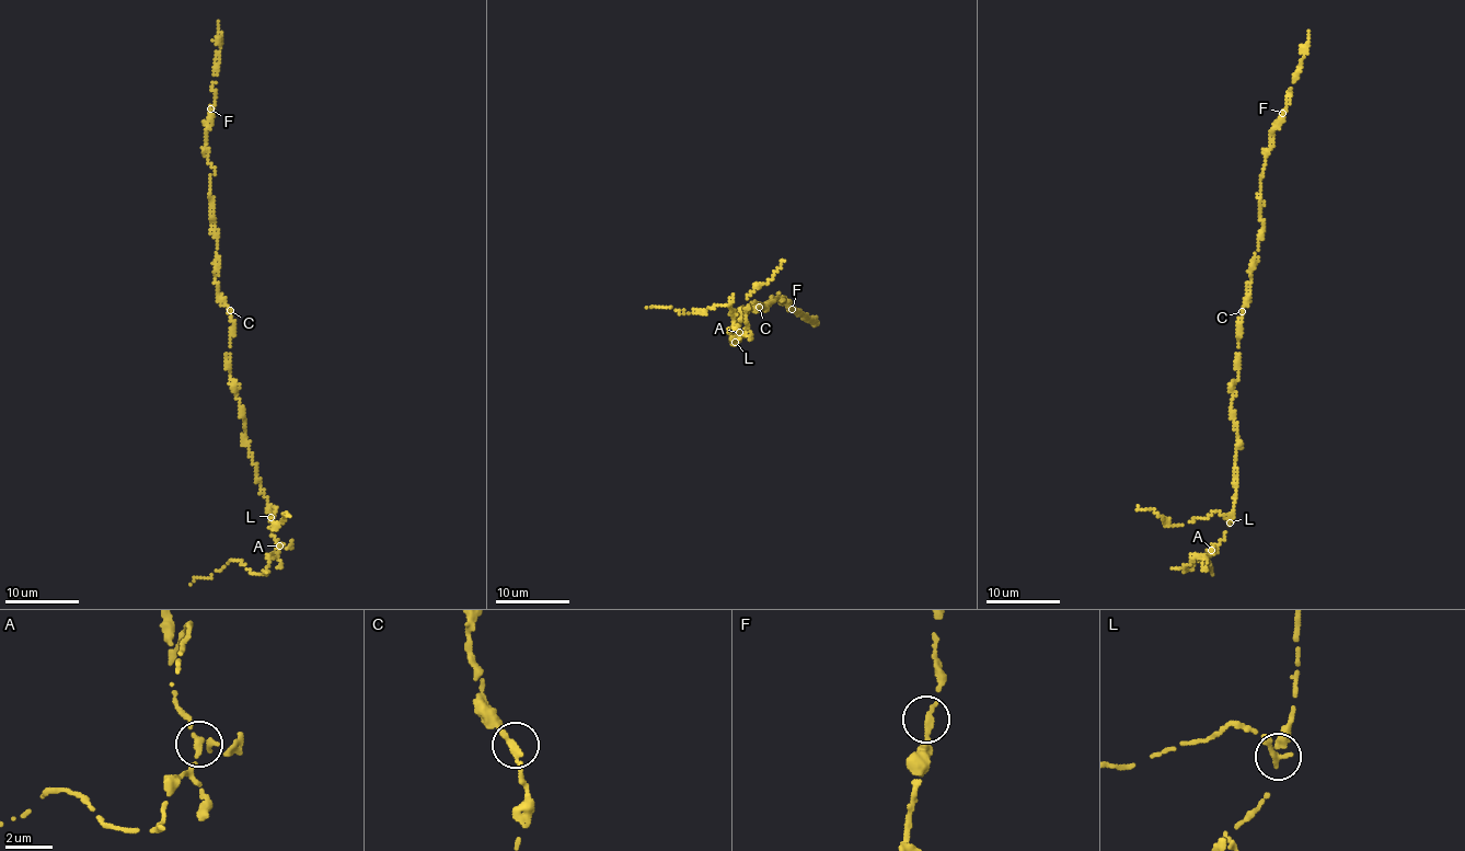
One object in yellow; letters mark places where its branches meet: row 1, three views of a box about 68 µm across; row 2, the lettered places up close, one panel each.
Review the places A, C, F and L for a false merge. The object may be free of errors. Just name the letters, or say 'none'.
L

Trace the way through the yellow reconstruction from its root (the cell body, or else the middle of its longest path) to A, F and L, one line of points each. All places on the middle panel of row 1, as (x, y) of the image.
A: (746, 310), (739, 313), (743, 317), (738, 325), (731, 329), (735, 344), (731, 341), (739, 332)
F: (746, 310), (760, 309), (752, 308), (757, 303), (763, 309), (781, 297), (780, 300), (787, 301), (792, 309)
L: (746, 310), (739, 313), (743, 317), (738, 325), (731, 329), (735, 343)

